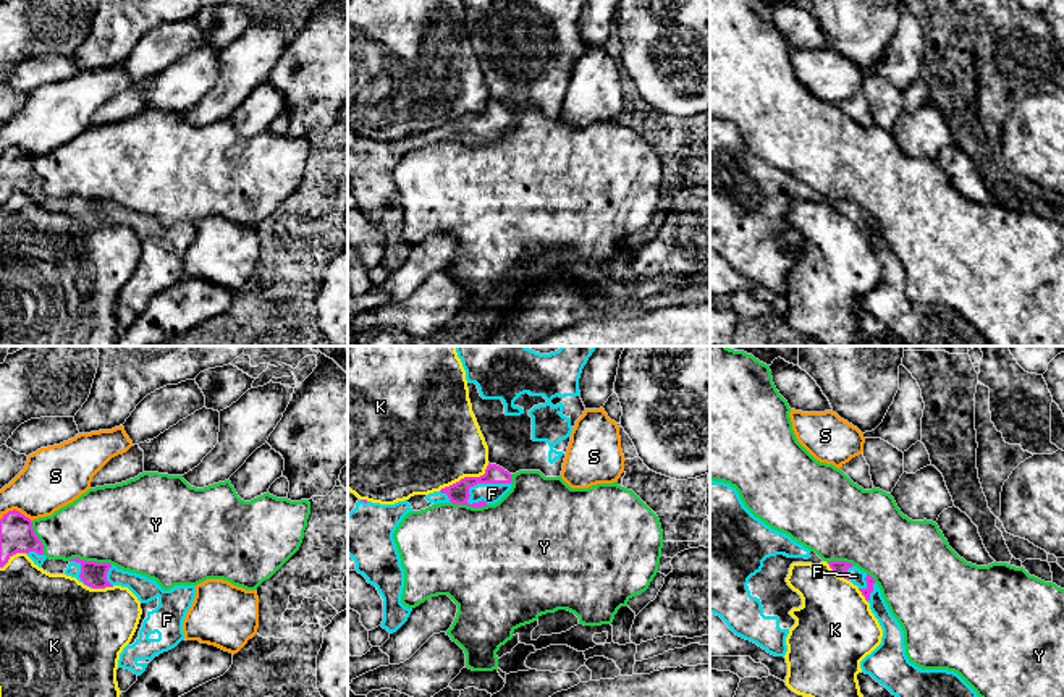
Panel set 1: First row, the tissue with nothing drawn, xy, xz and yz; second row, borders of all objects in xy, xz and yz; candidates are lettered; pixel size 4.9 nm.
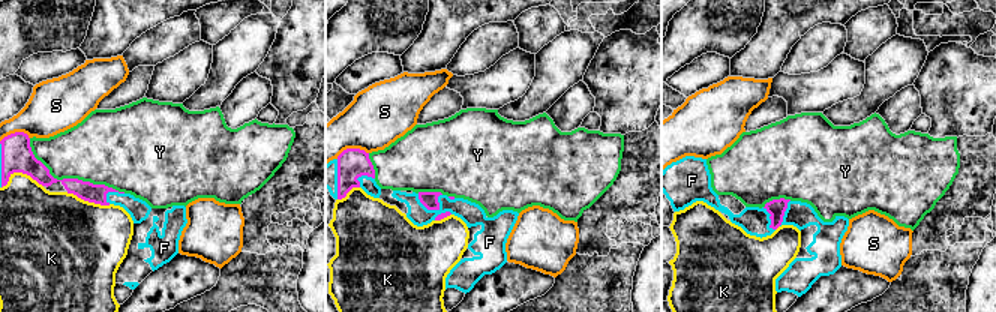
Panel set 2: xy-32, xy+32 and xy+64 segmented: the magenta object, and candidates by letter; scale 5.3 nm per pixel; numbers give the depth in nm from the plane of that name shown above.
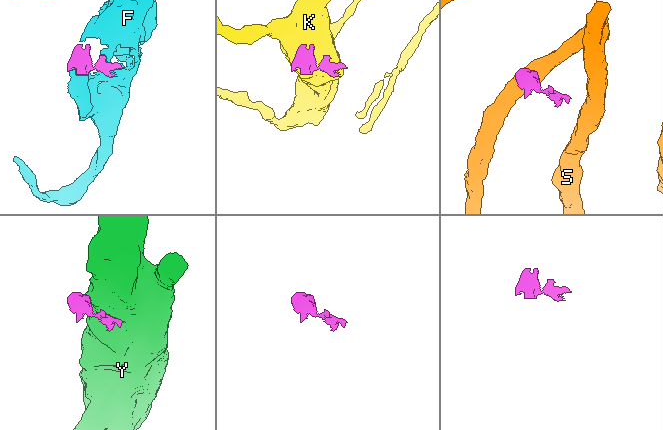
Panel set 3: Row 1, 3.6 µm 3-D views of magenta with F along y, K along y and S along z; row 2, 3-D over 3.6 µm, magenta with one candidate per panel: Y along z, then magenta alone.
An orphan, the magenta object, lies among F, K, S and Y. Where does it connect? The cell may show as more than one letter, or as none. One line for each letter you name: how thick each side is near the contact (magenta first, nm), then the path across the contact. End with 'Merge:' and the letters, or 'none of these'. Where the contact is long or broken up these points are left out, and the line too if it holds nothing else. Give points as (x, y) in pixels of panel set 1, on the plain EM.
F: 110/100 nm
Merge: F

